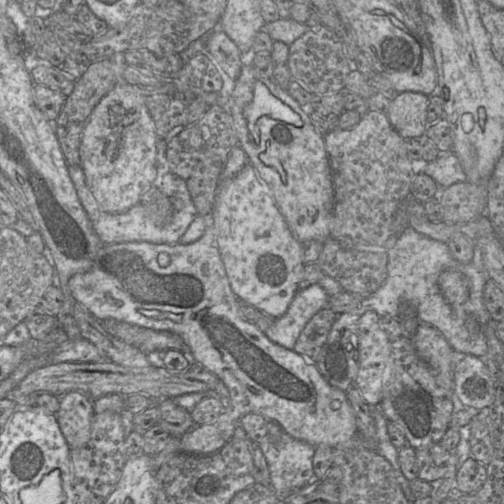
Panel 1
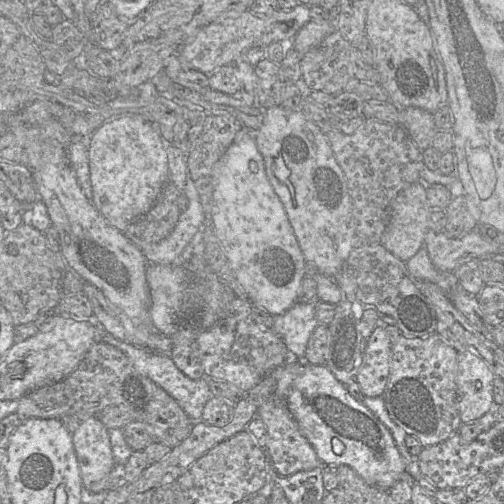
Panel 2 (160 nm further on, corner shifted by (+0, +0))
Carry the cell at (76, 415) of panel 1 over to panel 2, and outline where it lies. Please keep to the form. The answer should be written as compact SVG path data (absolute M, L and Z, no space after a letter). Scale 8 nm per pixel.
M93 416L80 423L72 439L85 491L109 492L109 474L116 462L108 429Z

